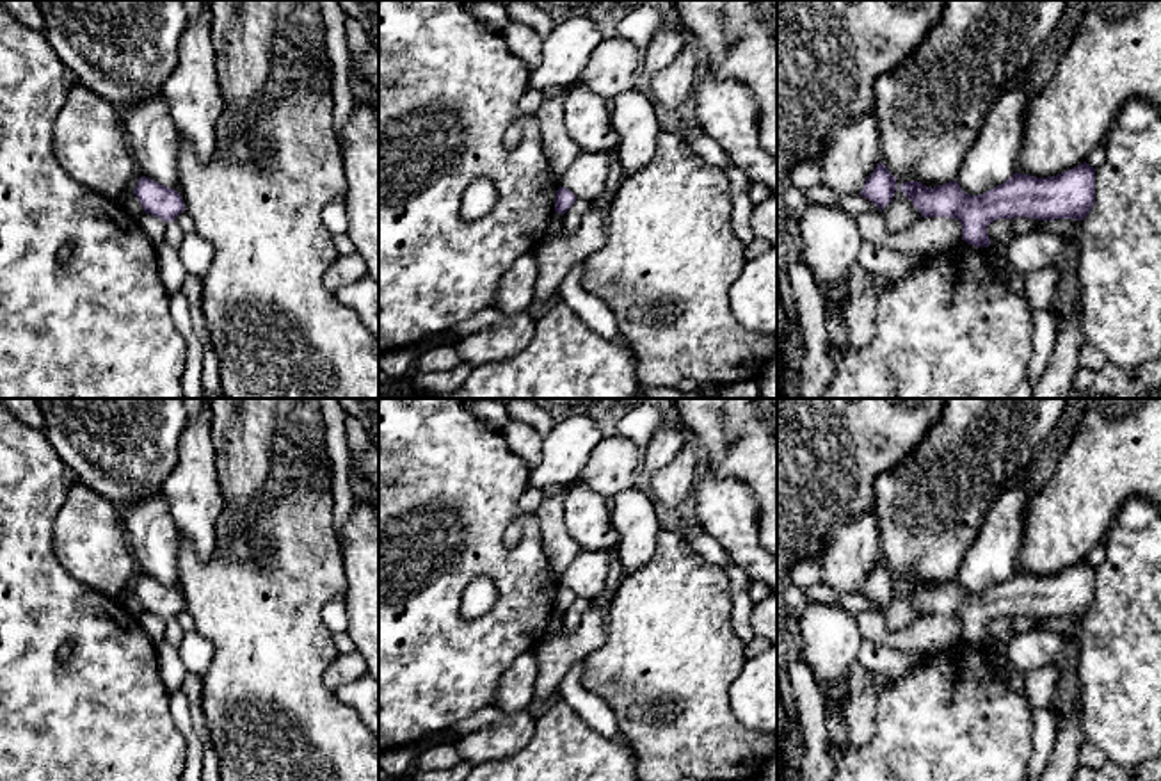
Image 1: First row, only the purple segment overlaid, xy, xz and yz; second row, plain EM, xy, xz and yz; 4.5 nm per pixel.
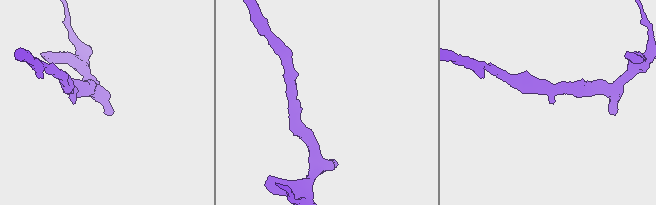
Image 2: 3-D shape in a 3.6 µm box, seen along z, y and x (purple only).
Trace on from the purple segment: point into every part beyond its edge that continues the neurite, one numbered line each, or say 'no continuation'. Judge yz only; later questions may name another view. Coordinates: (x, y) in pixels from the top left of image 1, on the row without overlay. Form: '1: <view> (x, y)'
no continuation

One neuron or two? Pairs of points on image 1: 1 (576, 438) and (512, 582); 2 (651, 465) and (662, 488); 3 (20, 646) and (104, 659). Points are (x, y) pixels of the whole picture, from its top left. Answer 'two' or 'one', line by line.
1: two
2: two
3: one

